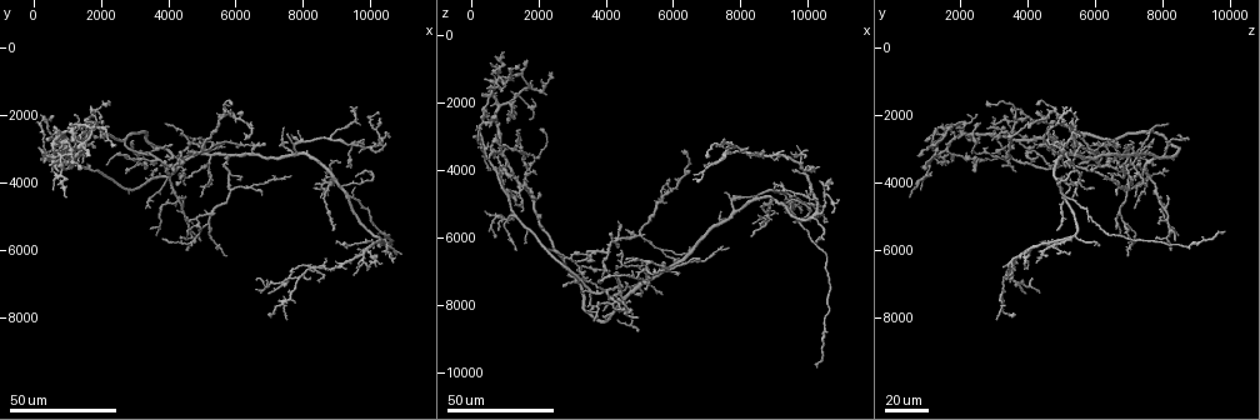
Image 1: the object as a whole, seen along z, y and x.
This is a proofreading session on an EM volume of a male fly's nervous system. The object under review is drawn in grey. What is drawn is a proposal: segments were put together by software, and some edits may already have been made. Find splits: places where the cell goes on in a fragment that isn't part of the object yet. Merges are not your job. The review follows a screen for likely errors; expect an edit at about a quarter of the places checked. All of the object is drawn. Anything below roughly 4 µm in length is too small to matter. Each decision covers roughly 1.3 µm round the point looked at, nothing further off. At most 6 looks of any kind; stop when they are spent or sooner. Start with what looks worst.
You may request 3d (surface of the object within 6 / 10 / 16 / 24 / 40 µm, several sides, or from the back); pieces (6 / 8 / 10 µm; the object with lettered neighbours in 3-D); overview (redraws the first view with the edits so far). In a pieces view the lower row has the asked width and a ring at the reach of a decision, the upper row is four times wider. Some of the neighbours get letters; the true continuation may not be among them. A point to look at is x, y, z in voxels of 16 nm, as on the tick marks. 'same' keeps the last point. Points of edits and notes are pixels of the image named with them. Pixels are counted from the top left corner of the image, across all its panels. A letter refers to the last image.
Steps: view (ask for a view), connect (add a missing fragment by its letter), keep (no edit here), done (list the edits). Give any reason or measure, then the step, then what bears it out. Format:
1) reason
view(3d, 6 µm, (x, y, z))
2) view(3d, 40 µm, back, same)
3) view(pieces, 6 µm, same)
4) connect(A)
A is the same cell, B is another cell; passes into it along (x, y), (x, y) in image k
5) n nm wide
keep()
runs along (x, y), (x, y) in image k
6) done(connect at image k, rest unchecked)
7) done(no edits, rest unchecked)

free end
view(3d, 40 µm, (4900, 2700, 8800))

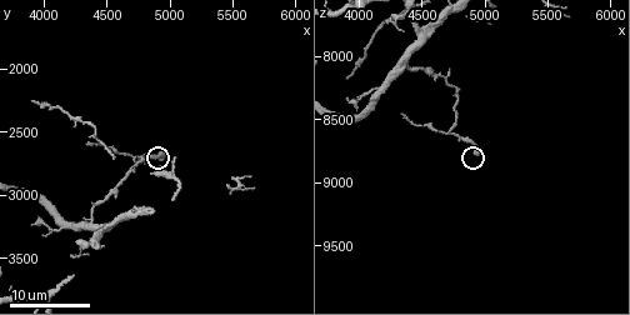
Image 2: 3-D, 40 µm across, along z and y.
view(pieces, 8 µm, (4960, 2700, 8760))

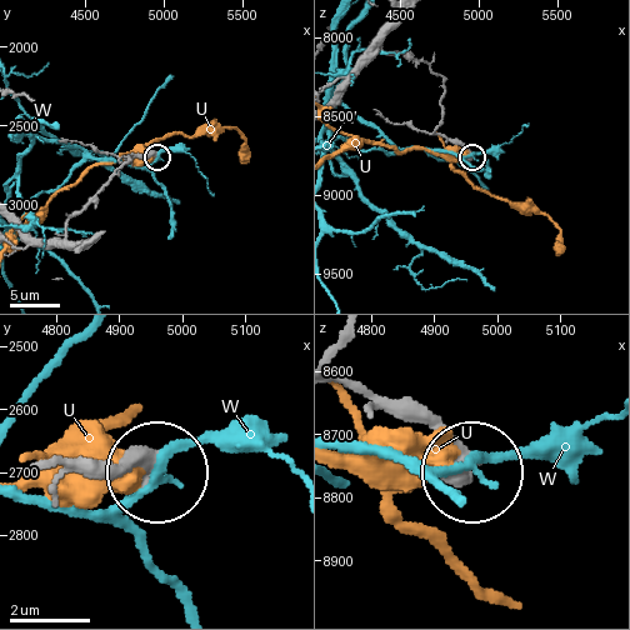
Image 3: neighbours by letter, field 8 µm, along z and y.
keep()
U and W are other cells; runs along (343, 383), (403, 403), (470, 466) in image 3; no lettered fragment goes on from it

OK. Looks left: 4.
branch stops here
view(3d, 24 µm, (9600, 3800, 5600))

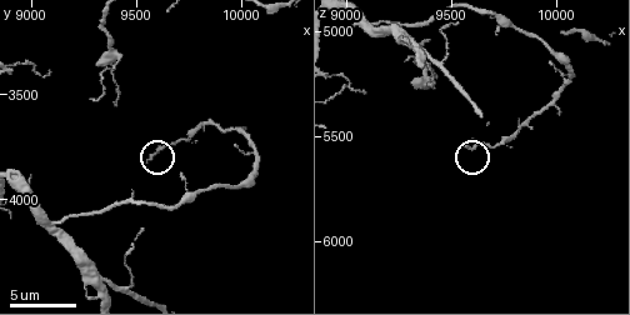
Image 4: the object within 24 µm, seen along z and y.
view(pieces, 8 µm, (9570, 3810, 5550))

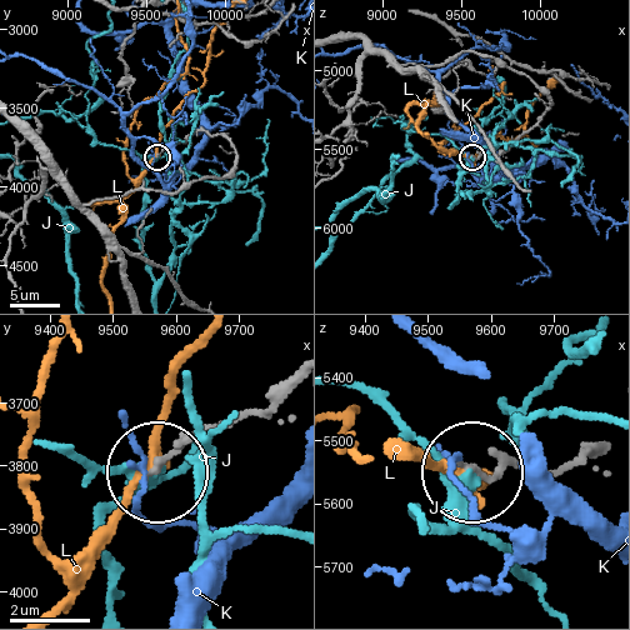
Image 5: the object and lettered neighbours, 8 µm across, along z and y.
keep()
J, K and L are other cells; runs along (185, 186), (228, 174), (233, 144), (198, 131), (158, 155) in image 5; no lettered fragment goes on from it

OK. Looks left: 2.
branch stops here
view(3d, 40 µm, (600, 2000, 4000))

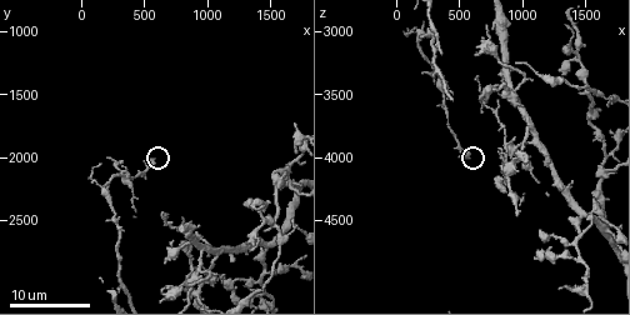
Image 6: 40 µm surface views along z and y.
view(pieces, 10 µm, (560, 2020, 3980))

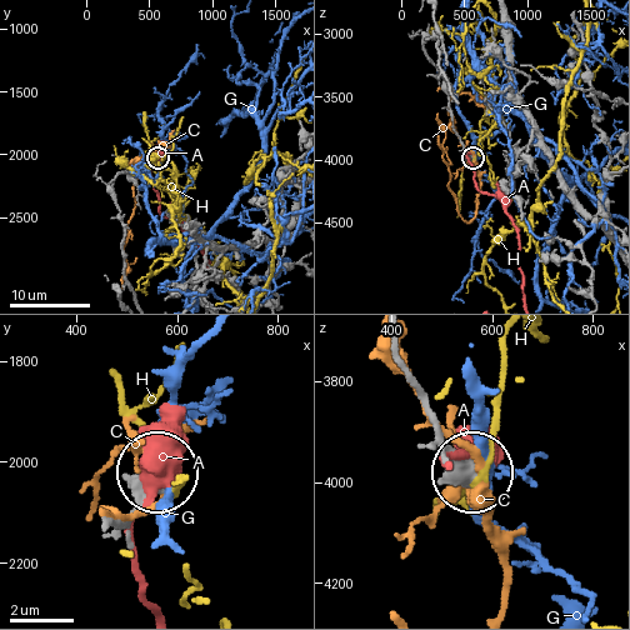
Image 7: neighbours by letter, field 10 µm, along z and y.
keep()
A, C, G and H are other cells; runs along (393, 339), (406, 379), (470, 474) in image 7; none of them fits

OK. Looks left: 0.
done(no edits, rest unchecked)

